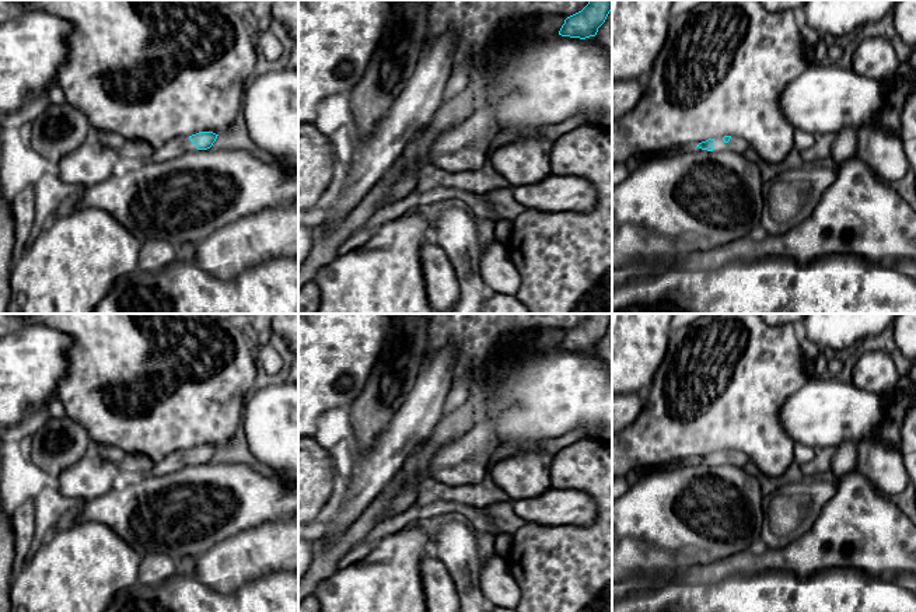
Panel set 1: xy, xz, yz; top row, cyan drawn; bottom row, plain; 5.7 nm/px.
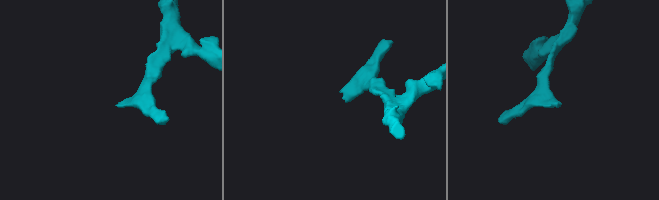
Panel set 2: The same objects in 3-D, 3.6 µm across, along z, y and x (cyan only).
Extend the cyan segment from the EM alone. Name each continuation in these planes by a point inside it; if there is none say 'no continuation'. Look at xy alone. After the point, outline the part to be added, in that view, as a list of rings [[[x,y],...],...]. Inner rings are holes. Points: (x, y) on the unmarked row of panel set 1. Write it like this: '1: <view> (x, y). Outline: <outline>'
1: xy (175, 461). Outline: [[[181,450],[169,454],[162,461],[154,464],[150,475],[167,475],[174,473],[183,466],[196,465],[195,457],[190,455],[189,450]]]

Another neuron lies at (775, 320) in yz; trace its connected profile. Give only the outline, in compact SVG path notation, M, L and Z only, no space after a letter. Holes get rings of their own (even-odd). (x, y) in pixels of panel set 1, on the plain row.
M759 314L761 318L772 325L772 326L779 326L779 325L800 325L805 317L805 314Z

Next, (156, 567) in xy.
M150 553L141 557L137 581L157 585L176 573L176 562L164 553Z

